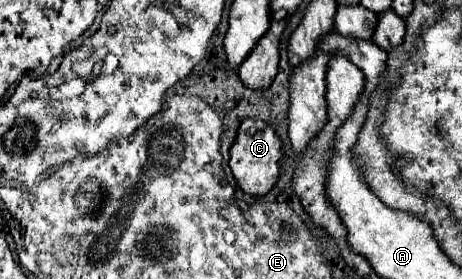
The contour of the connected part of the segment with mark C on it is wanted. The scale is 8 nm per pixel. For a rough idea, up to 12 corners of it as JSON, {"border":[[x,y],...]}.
{"border":[[243,119],[229,167],[249,195],[279,181],[281,137]]}

